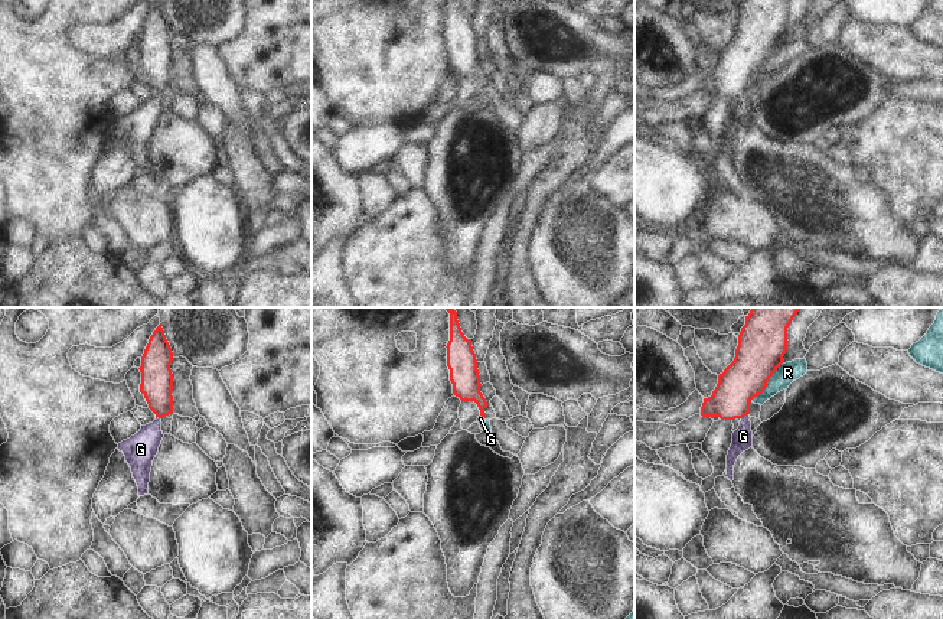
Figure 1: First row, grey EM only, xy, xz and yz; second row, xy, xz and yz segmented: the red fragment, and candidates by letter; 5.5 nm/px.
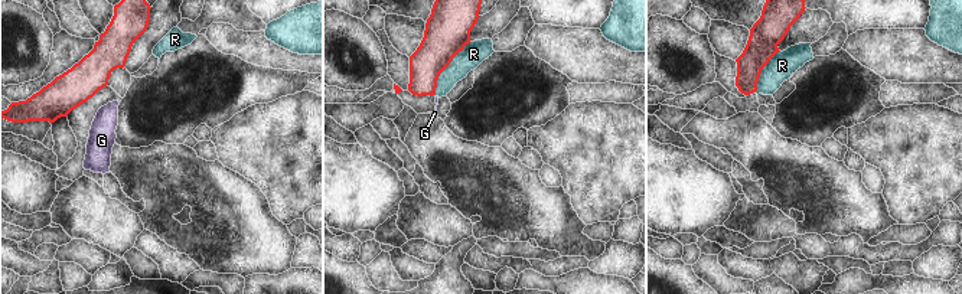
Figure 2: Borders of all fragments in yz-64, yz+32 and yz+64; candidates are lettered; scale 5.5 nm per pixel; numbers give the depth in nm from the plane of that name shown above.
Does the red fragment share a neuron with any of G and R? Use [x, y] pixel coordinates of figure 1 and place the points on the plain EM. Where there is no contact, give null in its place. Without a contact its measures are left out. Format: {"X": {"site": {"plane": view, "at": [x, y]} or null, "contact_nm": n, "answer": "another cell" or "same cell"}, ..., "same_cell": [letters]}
{"G": {"site": {"plane": "yz", "at": [744, 91]}, "contact_nm": 60, "answer": "another cell"}, "R": {"site": {"plane": "yz", "at": [766, 61]}, "contact_nm": 260, "answer": "another cell"}, "same_cell": []}

